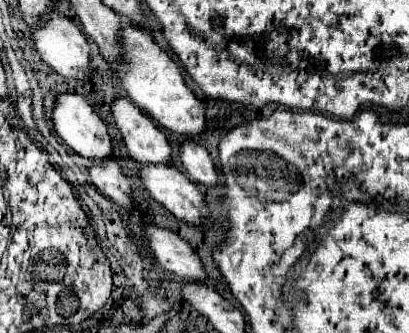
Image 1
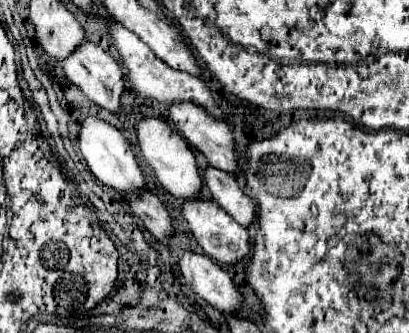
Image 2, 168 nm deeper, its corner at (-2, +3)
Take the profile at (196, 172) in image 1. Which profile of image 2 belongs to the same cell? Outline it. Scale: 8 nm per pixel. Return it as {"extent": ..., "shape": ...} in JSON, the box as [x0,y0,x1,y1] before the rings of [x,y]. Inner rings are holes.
{"extent":[204,166,254,226],"shape":[[[206,166],[204,170],[204,184],[212,192],[216,204],[220,204],[234,220],[242,226],[248,226],[254,218],[254,202],[242,192],[236,178],[224,170],[214,166]]]}

